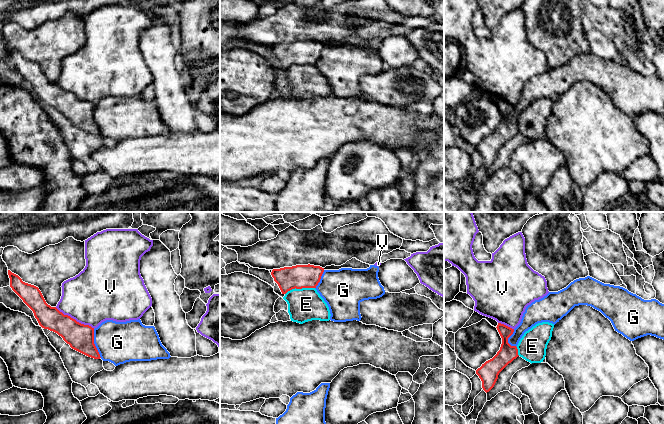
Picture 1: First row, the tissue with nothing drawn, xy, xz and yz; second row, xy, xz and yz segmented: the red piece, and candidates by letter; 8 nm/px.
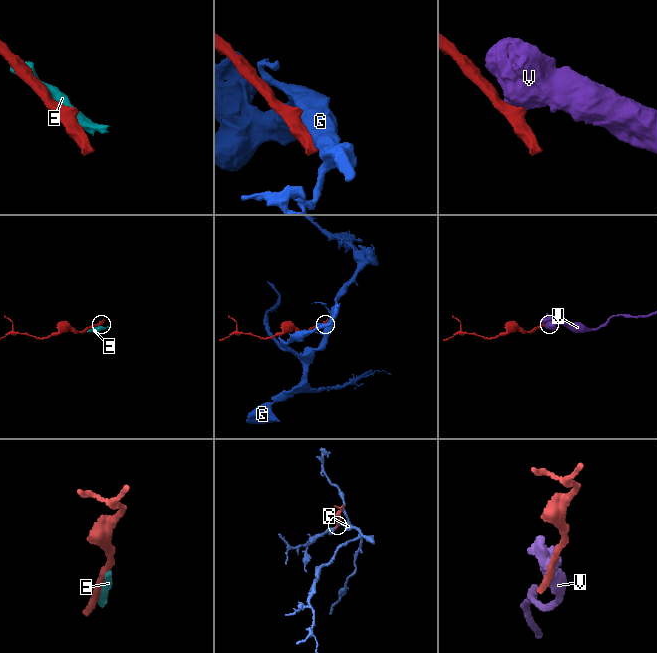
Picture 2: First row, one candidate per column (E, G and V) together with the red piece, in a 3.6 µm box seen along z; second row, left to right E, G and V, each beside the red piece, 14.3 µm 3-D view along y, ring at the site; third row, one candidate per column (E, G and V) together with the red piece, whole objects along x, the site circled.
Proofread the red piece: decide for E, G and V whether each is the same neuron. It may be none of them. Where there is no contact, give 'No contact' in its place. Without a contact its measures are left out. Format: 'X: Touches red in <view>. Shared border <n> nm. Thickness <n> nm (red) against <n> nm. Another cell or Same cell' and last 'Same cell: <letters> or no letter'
E: Touches red in xz. Shared border 240 nm. Thickness 190 nm (red) against 260 nm. Another cell
G: Touches red in xy. Shared border 240 nm. Thickness 220 nm (red) against 340 nm. Another cell
V: Touches red in xy. Shared border 360 nm. Thickness 220 nm (red) against 440 nm. Another cell
Same cell: no letter

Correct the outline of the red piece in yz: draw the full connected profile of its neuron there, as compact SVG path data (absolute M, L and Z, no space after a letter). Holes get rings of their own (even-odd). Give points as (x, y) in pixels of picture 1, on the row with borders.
M498 323L496 328L502 338L500 350L492 359L486 361L476 370L486 393L494 387L499 373L519 356L517 347L508 343L508 338L513 334L514 329L501 323Z

